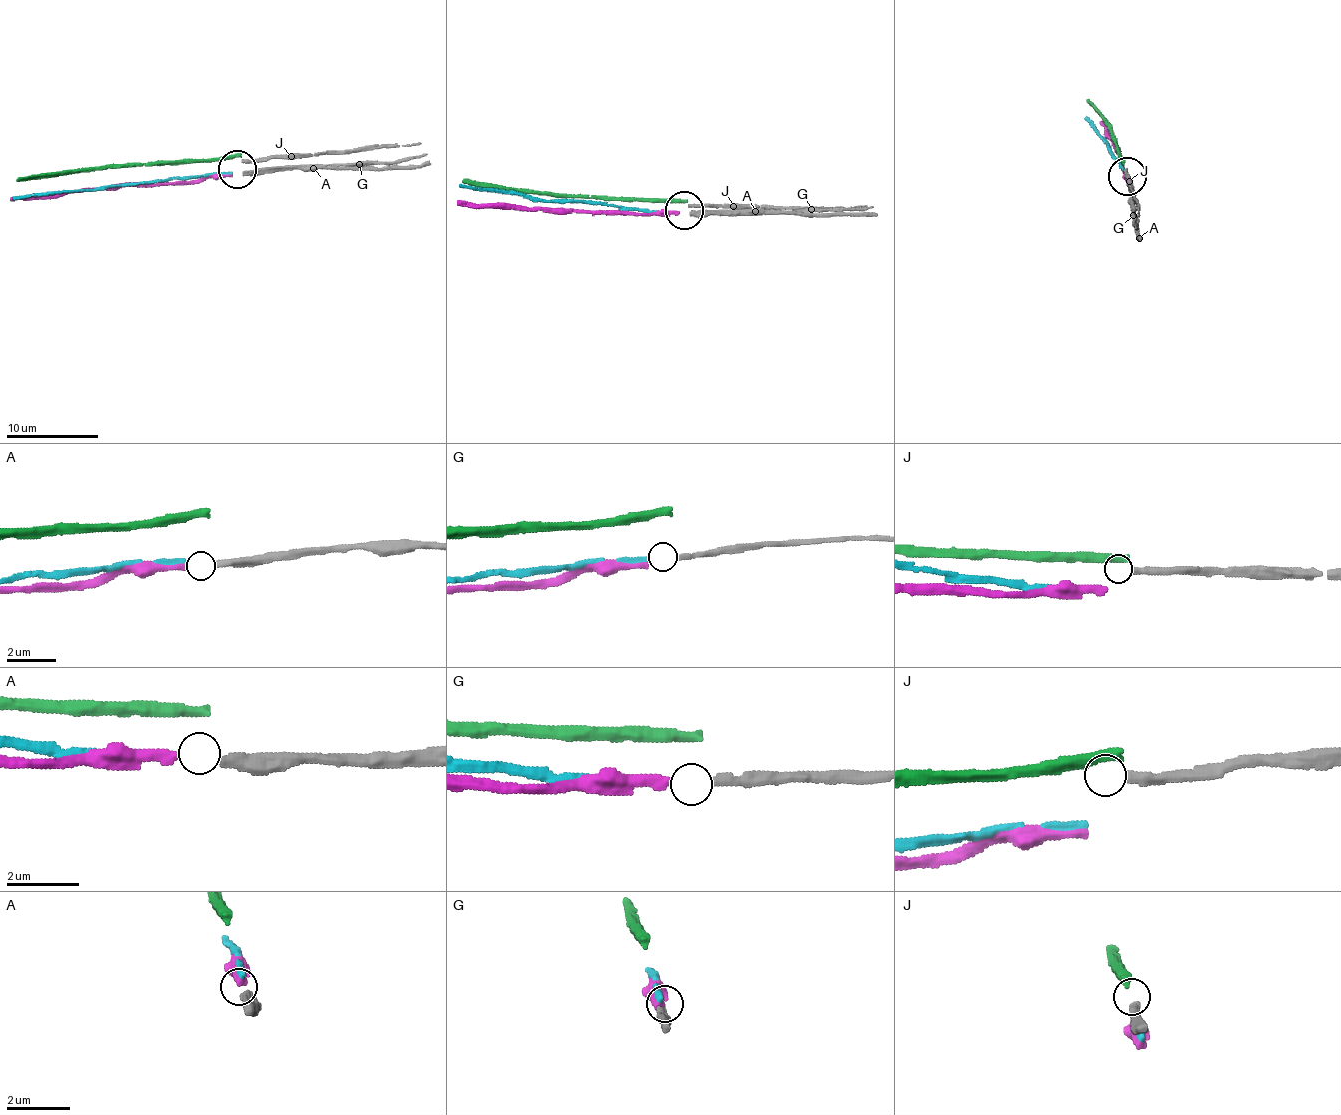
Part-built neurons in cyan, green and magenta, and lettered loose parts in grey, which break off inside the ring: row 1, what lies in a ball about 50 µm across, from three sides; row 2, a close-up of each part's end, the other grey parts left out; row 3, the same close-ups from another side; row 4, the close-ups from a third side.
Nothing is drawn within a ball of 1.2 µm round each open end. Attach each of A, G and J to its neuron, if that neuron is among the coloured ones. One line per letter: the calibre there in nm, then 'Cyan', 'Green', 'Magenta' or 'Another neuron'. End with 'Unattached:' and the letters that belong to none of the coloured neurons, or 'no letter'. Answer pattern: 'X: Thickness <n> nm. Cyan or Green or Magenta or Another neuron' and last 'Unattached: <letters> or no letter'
A: Thickness 320 nm. Magenta
G: Thickness 200 nm. Cyan
J: Thickness 280 nm. Another neuron
Unattached: J

